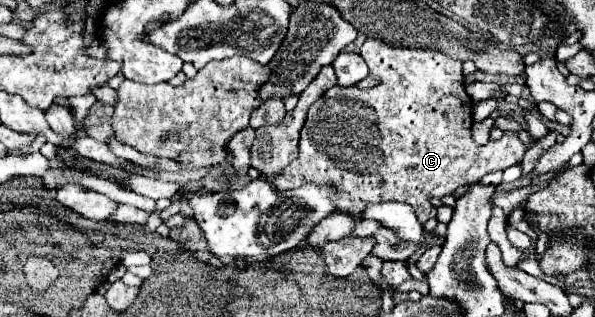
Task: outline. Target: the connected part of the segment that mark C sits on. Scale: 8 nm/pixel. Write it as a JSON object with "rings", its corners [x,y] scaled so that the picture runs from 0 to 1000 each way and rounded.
{"rings":[[[617,120],[607,145],[607,177],[620,208],[620,233],[644,246],[644,259],[627,281],[610,284],[597,271],[563,271],[523,328],[506,410],[503,498],[459,568],[469,606],[496,599],[509,580],[563,587],[570,612],[563,656],[597,694],[607,688],[617,644],[667,631],[694,650],[701,694],[714,707],[734,675],[734,656],[724,650],[724,625],[761,612],[771,587],[798,574],[822,543],[849,536],[879,505],[882,454],[869,435],[869,416],[849,416],[842,448],[822,448],[815,461],[802,461],[795,448],[792,309],[782,290],[775,189],[761,189],[758,177],[718,151],[654,145],[637,120]]]}

